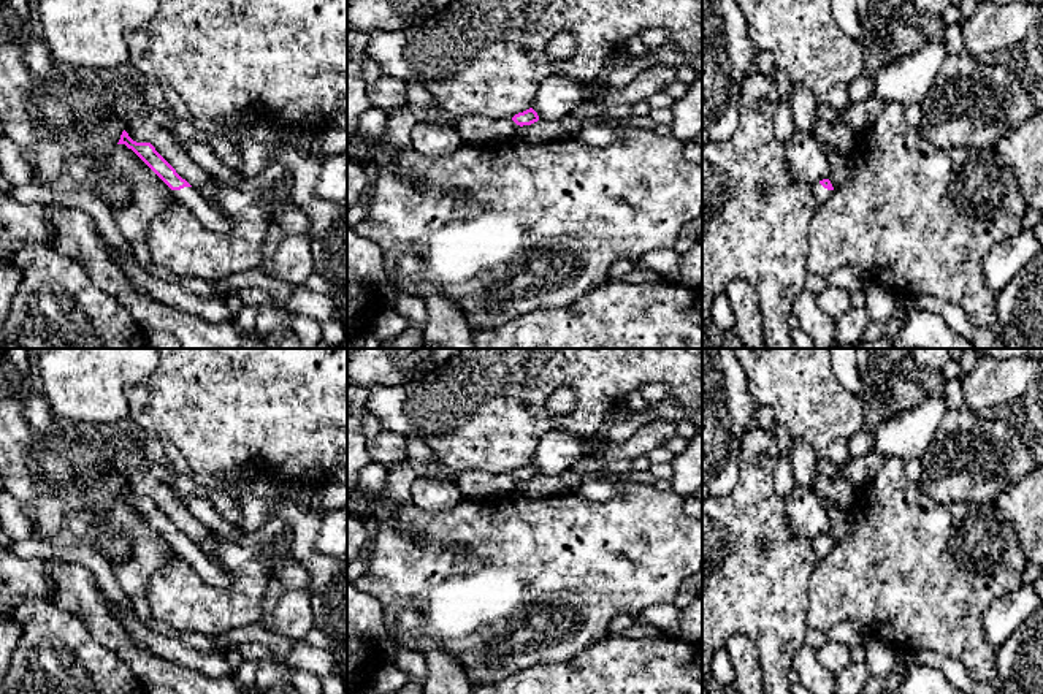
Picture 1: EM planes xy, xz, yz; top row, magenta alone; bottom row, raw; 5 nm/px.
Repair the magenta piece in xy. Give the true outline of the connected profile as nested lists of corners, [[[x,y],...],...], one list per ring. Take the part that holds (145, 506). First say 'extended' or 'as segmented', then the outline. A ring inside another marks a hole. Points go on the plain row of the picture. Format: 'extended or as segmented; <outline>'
extended; [[[124,485],[117,499],[132,504],[173,545],[174,553],[185,559],[208,585],[222,589],[231,588],[228,572],[212,562],[197,543],[182,534],[151,498],[136,498]]]

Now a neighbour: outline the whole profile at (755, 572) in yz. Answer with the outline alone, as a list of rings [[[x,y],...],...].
[[[751,426],[742,436],[735,488],[726,496],[702,499],[702,675],[712,673],[712,658],[718,648],[726,648],[734,634],[745,634],[755,643],[761,661],[764,694],[791,694],[788,672],[797,650],[805,645],[808,586],[820,562],[813,540],[791,532],[785,499],[775,493],[774,471],[778,456],[775,436]]]

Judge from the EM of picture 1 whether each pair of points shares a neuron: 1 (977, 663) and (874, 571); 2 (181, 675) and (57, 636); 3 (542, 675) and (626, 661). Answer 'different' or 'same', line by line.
1: same
2: different
3: same

